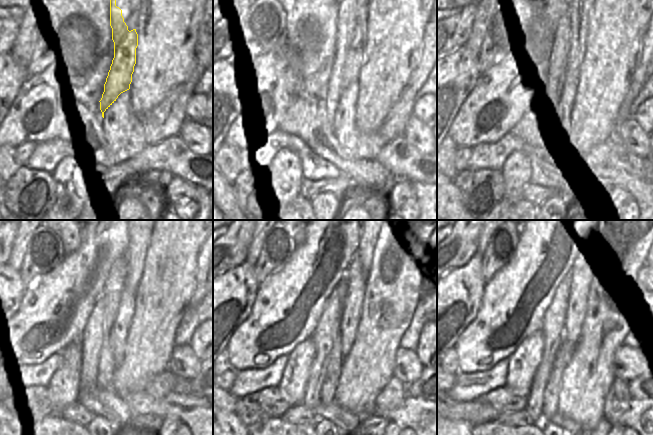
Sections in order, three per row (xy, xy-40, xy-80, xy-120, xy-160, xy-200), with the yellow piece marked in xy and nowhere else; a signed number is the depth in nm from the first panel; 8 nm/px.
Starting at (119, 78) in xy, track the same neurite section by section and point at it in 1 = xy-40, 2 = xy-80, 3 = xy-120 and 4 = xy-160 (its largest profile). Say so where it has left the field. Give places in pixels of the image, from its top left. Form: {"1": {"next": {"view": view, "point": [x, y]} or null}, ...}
{"1": {"next": {"view": "xy-40", "point": [349, 55]}}, "2": {"next": {"view": "xy-80", "point": [578, 16]}}, "3": {"next": {"view": "xy-120", "point": [138, 240]}}, "4": {"next": {"view": "xy-160", "point": [365, 249]}}}

